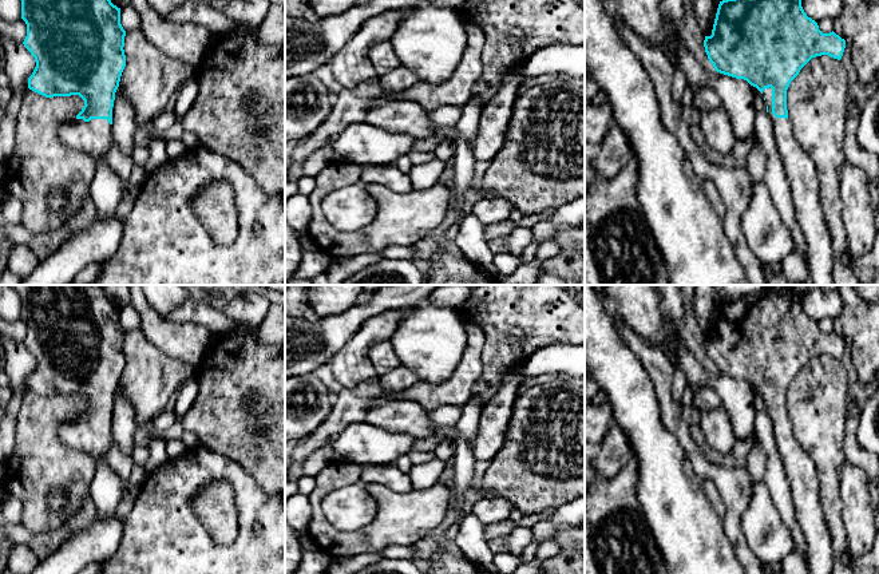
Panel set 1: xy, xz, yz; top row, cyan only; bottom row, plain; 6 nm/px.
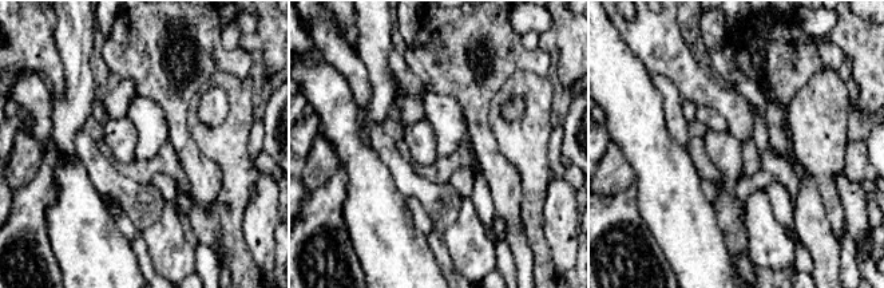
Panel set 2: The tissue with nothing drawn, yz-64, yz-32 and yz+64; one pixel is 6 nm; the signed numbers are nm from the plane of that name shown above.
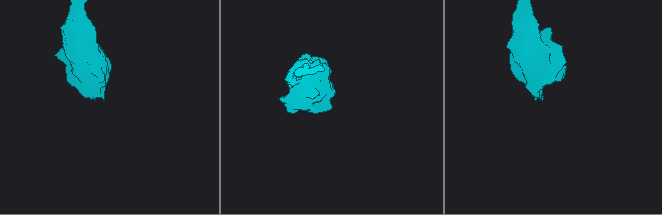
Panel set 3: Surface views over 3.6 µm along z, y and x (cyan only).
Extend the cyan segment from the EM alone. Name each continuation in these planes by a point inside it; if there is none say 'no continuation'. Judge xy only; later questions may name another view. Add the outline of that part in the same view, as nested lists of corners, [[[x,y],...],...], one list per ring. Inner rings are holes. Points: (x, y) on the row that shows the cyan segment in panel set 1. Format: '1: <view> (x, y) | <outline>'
1: xy (94, 138) | [[[72,119],[60,124],[59,139],[71,150],[90,155],[98,165],[114,145],[112,127],[107,119]]]

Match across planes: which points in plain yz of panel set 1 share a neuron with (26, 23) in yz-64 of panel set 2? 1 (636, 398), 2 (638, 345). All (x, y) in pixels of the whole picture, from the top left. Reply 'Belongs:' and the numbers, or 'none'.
Belongs: 2

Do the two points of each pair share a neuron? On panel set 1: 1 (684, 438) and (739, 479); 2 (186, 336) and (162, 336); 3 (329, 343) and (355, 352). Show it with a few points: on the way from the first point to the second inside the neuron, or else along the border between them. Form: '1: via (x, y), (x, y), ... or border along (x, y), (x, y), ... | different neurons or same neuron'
1: via (693, 452), (712, 471), (724, 478) | same neuron
2: via (181, 336), (167, 336) | same neuron
3: border along (361, 323), (328, 361) | different neurons

